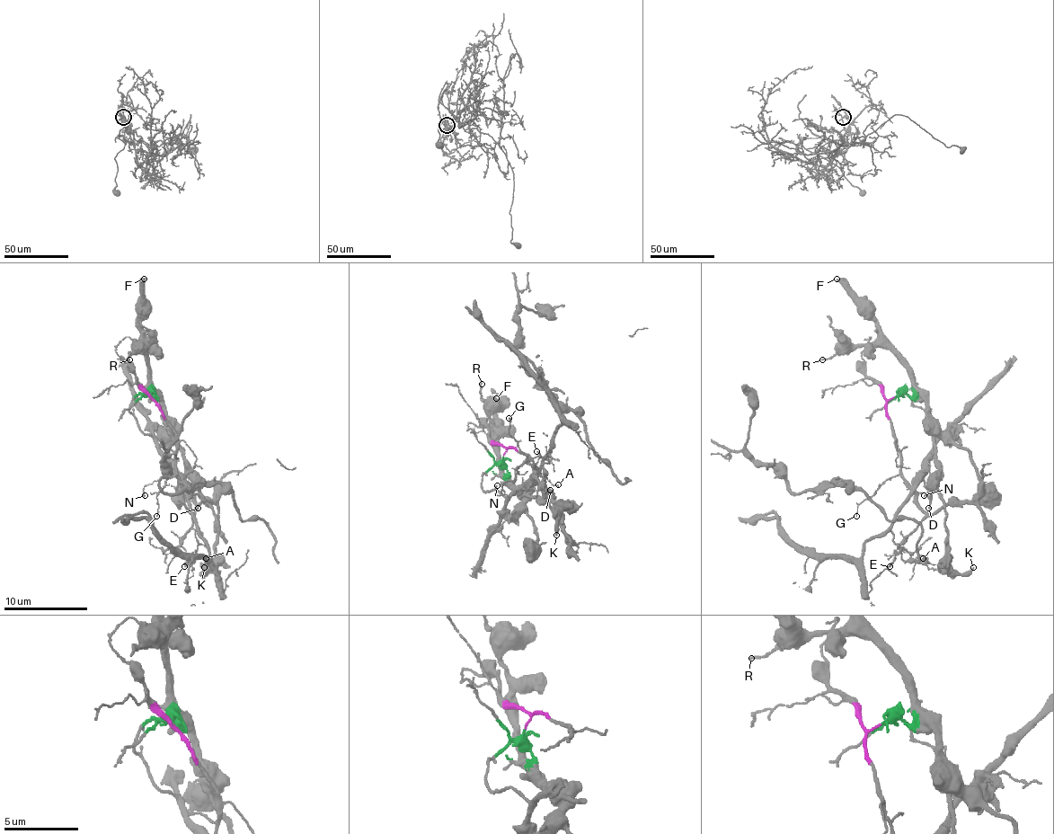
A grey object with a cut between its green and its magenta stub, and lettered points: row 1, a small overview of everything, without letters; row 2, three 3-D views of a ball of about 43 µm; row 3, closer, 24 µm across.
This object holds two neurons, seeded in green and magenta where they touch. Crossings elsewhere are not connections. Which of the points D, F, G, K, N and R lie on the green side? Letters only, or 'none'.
D, F, K, N, R

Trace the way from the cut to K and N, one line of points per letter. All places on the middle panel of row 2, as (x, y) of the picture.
K: (504, 454), (506, 477), (526, 496), (545, 498), (569, 506), (556, 520), (556, 536)
N: (504, 454), (482, 474), (481, 487), (508, 496), (517, 492), (498, 496), (498, 485)

